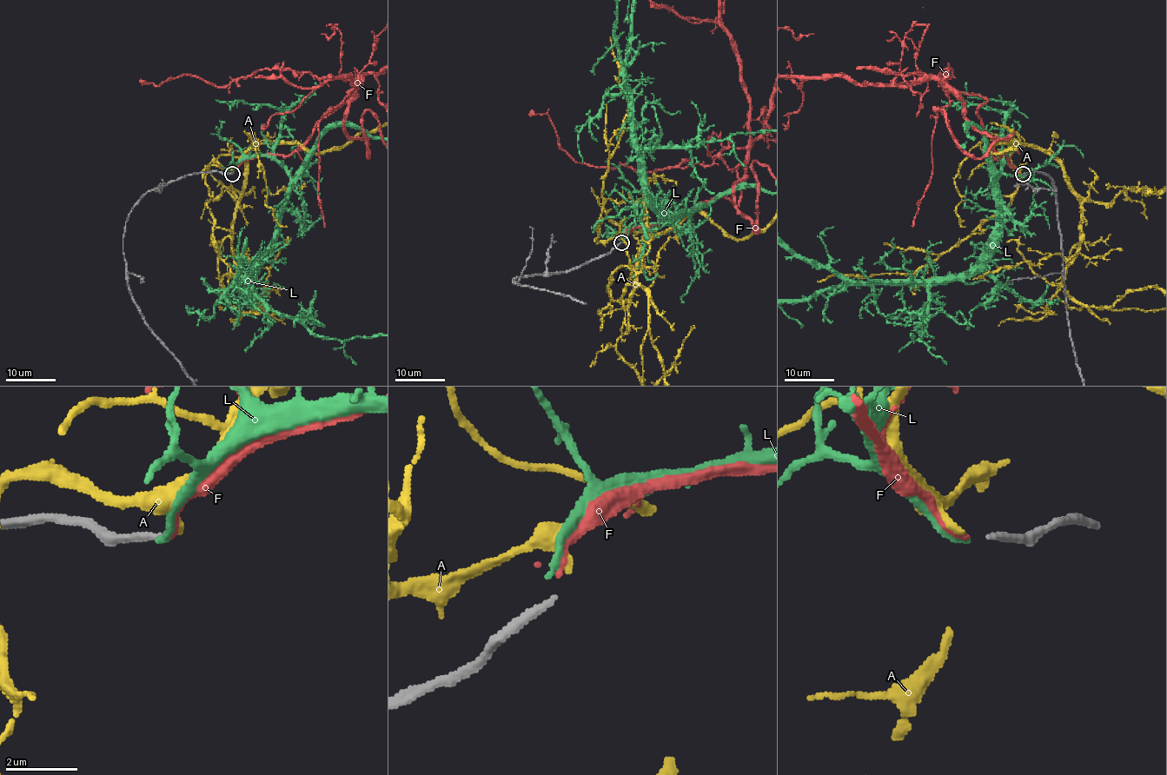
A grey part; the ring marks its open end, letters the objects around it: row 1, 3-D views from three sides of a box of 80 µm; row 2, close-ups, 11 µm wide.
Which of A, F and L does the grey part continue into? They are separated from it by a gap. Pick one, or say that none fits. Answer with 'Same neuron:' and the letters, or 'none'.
Same neuron: A

